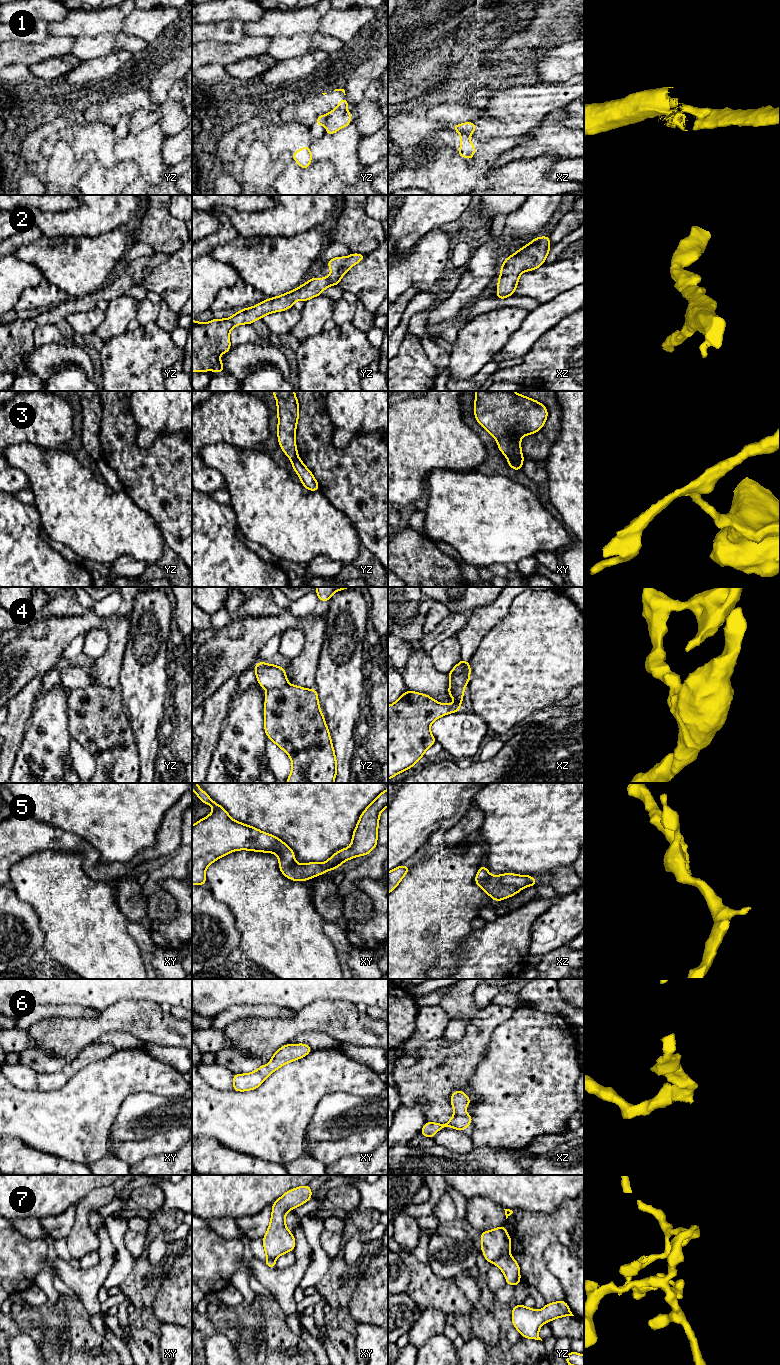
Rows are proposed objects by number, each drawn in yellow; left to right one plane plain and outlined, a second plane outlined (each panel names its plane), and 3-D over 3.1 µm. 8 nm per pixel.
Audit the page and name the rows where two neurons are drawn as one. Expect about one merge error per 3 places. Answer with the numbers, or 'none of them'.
1, 3, 4, 7

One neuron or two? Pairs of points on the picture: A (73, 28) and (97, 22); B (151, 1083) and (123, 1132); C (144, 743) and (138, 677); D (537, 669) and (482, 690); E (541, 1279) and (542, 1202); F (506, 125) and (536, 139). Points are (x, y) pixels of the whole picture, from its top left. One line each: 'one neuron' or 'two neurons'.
A: one neuron
B: two neurons
C: one neuron
D: one neuron
E: two neurons
F: two neurons

